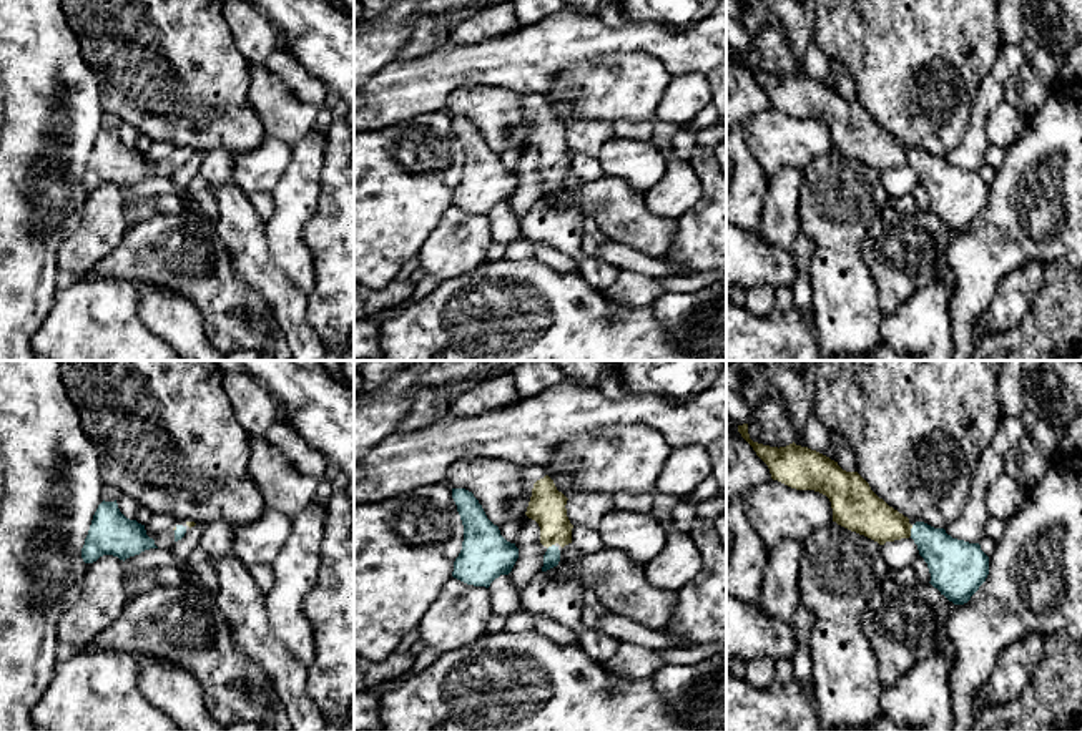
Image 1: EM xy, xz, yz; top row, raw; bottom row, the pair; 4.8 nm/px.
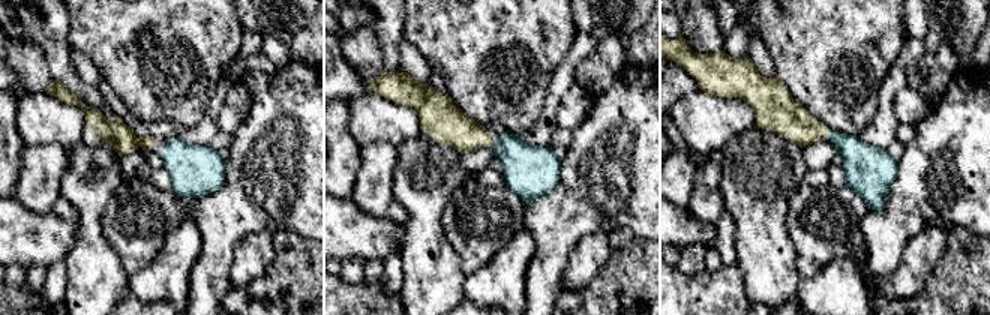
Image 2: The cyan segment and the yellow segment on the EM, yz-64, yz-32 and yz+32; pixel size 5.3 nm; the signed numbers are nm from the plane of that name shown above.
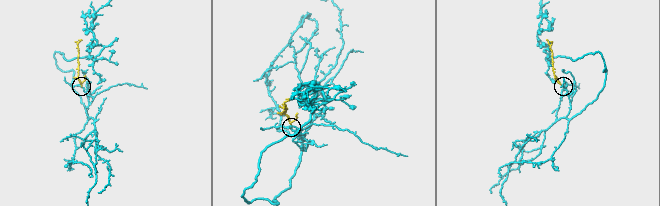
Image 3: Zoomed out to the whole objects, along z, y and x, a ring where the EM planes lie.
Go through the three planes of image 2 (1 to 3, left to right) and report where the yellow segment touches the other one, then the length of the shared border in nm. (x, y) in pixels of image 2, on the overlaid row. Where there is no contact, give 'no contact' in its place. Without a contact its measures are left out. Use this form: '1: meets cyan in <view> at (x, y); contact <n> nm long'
1: no contact
2: no contact
3: no contact

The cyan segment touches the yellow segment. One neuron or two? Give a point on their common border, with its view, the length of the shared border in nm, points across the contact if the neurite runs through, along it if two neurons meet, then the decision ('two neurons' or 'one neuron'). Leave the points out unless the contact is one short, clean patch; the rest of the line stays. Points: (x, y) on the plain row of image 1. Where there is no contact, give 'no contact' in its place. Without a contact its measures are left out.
meets cyan in yz at (911, 158); contact 60 nm long; runs through yz (951, 190), (923, 161), (911, 158), (881, 152), (863, 140); one neuron

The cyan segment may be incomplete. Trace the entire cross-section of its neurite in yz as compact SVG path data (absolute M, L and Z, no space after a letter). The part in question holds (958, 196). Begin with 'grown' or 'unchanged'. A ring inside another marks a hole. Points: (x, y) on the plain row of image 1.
grown | M748 52L738 53L738 60L768 93L773 108L796 118L814 118L826 123L831 130L833 150L838 153L864 163L879 173L911 164L917 173L919 183L927 191L931 201L929 211L954 233L967 231L986 209L989 184L981 178L979 171L952 166L944 156L934 156L924 150L911 153L909 146L879 126L858 100L843 98L838 90L816 78L796 73L794 70L780 76L753 70L748 61Z

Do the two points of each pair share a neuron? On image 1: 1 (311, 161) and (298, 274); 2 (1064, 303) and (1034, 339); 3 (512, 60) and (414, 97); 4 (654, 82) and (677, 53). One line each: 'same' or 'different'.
1: same
2: same
3: same
4: different

